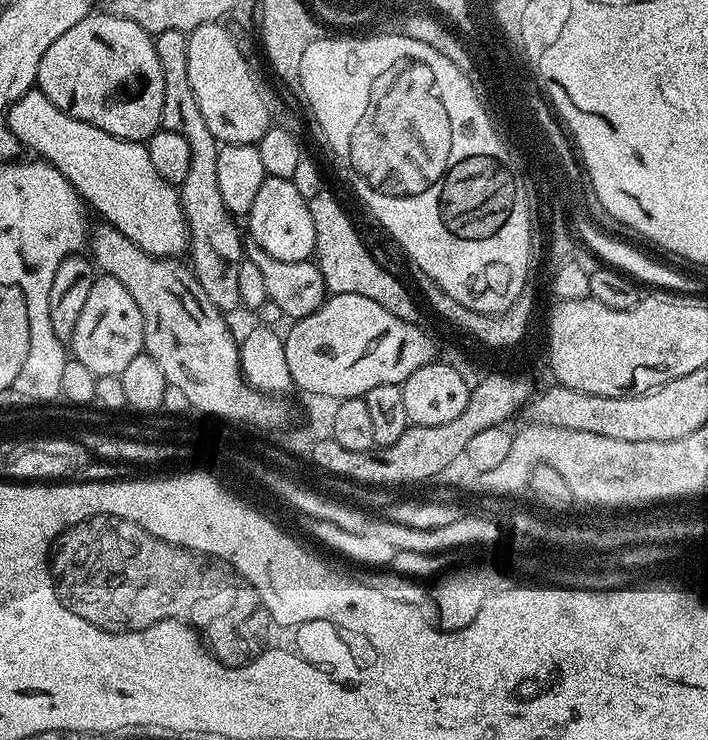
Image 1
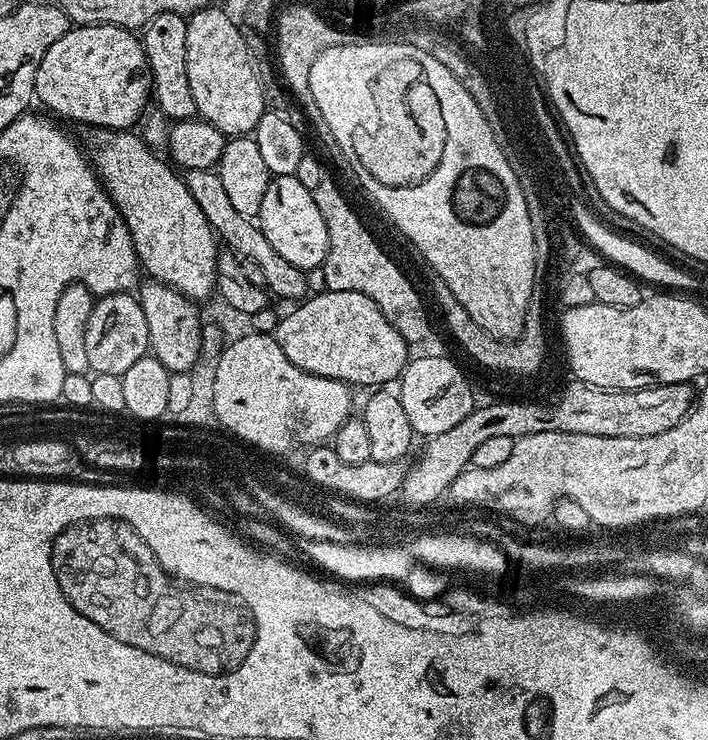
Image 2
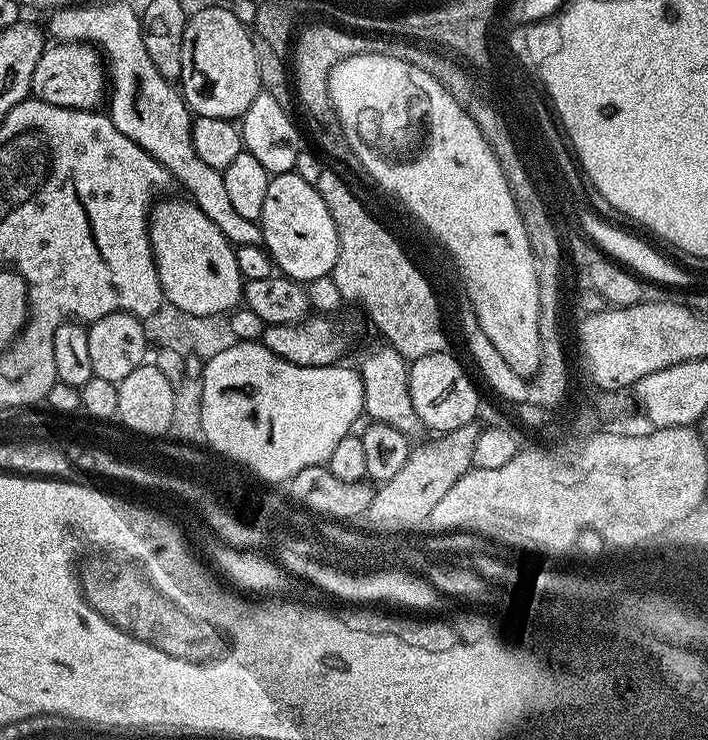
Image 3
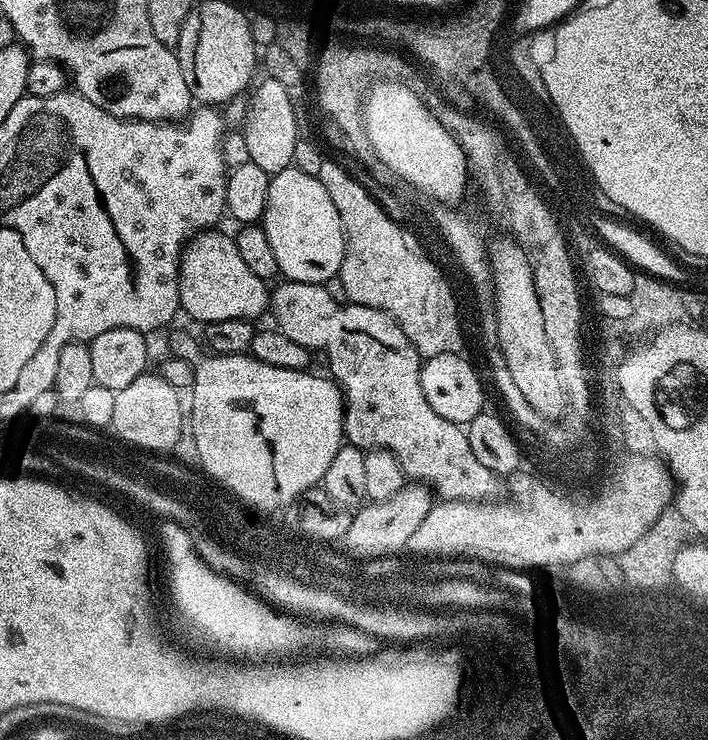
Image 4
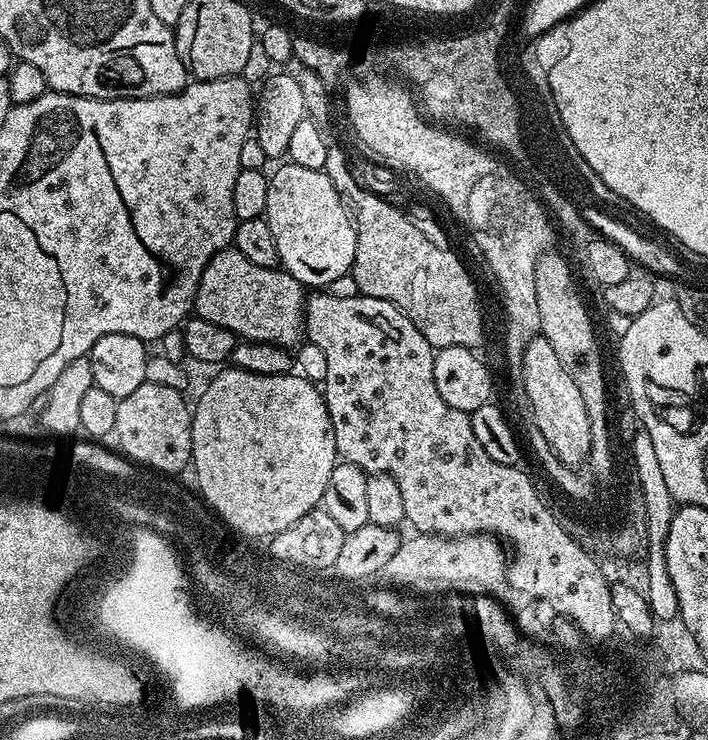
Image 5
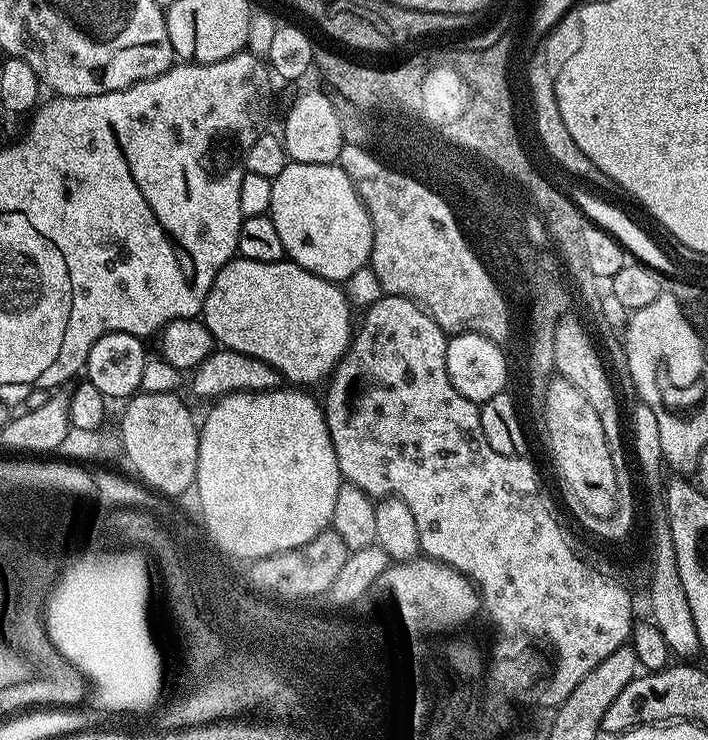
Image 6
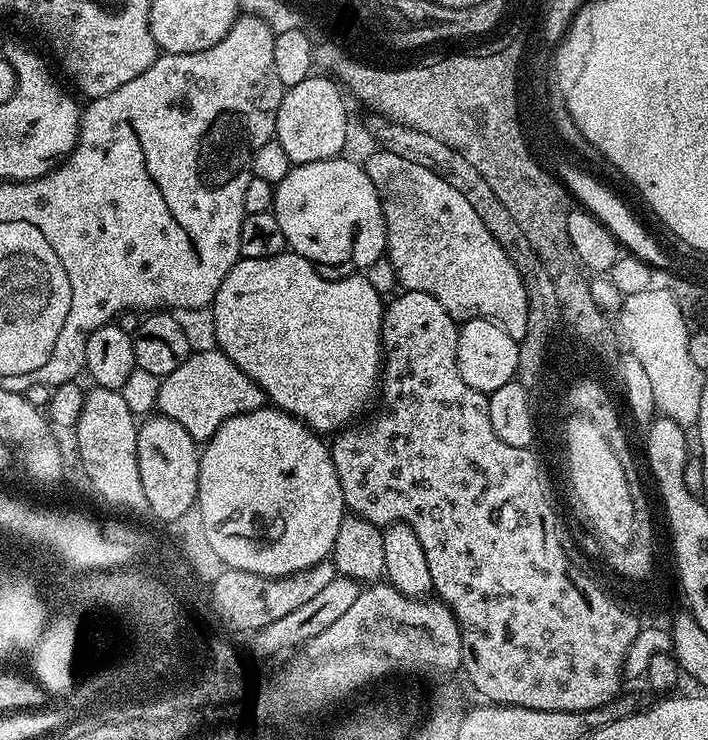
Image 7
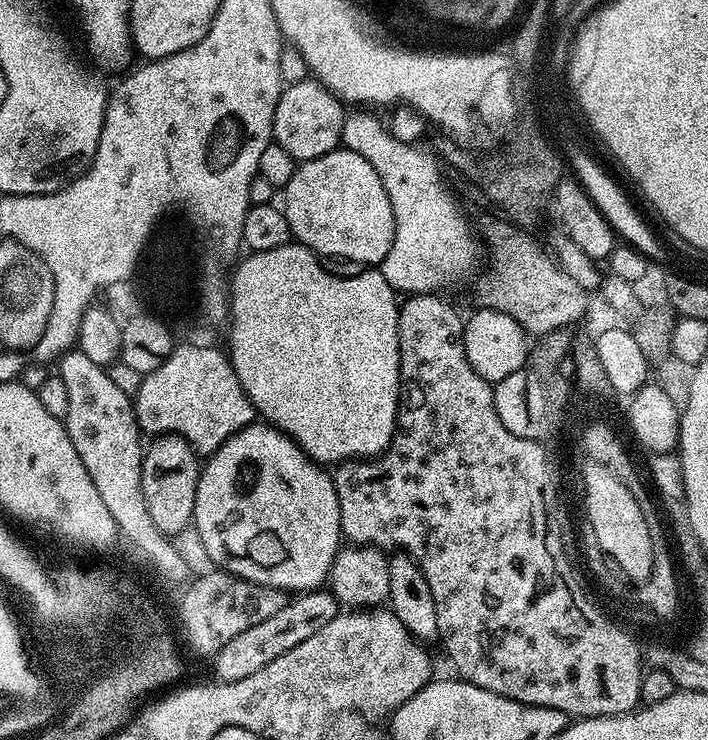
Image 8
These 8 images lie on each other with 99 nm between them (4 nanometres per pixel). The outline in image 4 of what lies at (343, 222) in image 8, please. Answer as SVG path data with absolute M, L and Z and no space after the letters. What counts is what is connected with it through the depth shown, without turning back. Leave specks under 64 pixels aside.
M295 166L273 175L268 182L262 227L274 249L274 258L278 258L284 280L327 285L329 280L339 277L344 231L334 201L326 194L326 186L322 186L319 176L306 174Z

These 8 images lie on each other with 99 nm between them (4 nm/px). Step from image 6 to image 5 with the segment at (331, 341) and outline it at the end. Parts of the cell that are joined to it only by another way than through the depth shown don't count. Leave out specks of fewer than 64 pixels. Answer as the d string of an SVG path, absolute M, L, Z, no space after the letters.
M229 246L223 252L215 252L208 264L202 270L202 278L198 282L195 315L202 317L206 322L214 322L214 326L222 326L230 330L241 341L257 340L258 342L279 342L284 346L293 346L302 340L304 330L304 301L306 289L299 284L289 272L279 267L263 268L254 266L242 258L242 254L235 247Z

